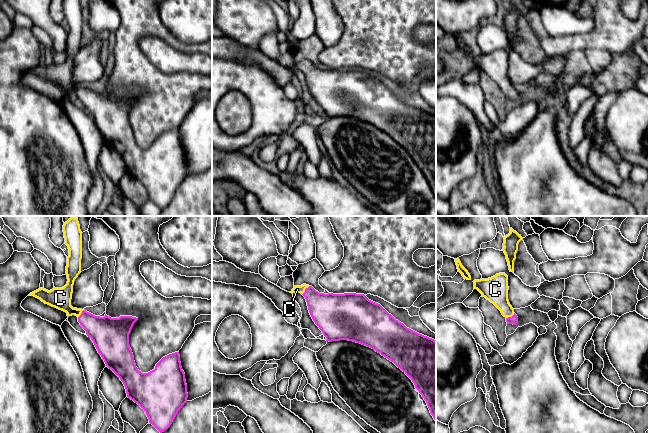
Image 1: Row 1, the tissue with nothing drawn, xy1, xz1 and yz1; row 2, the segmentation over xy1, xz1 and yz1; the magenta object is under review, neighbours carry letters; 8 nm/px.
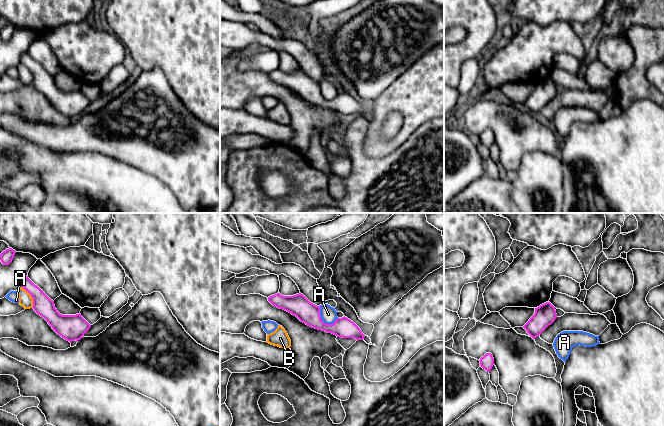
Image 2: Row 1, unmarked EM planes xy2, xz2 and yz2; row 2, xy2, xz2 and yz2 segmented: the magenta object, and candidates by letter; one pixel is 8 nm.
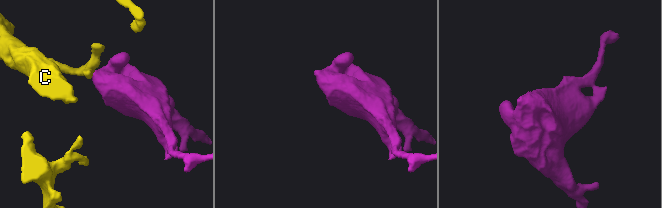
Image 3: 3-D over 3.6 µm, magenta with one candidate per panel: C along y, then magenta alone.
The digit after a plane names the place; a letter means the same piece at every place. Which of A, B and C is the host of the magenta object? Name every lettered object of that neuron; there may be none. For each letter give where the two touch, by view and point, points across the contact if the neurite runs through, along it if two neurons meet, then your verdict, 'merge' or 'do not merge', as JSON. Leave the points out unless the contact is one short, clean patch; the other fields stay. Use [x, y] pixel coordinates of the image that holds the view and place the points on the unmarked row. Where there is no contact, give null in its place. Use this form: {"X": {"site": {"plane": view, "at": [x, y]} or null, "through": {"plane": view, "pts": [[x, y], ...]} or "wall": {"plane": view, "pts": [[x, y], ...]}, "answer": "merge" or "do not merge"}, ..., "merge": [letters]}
{"A": {"site": {"plane": "xz2", "at": [320, 94]}, "answer": "do not merge"}, "B": {"site": {"plane": "xy2", "at": [31, 72]}, "answer": "do not merge"}, "C": {"site": {"plane": "xz1", "at": [305, 66]}, "through": {"plane": "xz1", "pts": [[328, 87], [305, 66], [297, 65]]}, "answer": "merge"}, "merge": ["C"]}

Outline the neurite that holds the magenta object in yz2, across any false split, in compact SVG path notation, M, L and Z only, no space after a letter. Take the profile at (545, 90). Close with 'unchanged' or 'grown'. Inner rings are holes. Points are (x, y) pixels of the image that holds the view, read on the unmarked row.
M546 78L535 84L534 91L523 102L527 109L534 115L538 113L557 94L555 83Z; unchanged

